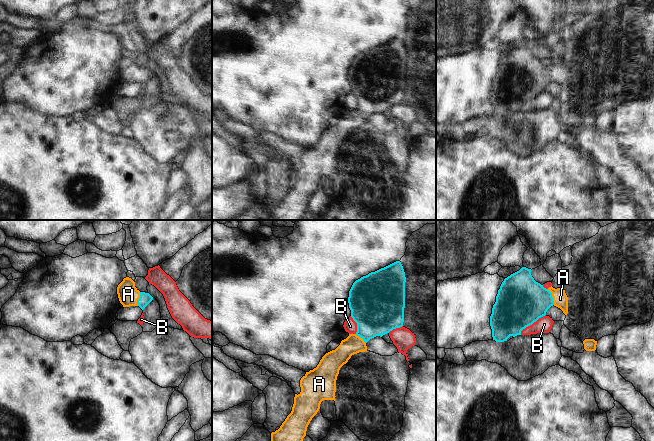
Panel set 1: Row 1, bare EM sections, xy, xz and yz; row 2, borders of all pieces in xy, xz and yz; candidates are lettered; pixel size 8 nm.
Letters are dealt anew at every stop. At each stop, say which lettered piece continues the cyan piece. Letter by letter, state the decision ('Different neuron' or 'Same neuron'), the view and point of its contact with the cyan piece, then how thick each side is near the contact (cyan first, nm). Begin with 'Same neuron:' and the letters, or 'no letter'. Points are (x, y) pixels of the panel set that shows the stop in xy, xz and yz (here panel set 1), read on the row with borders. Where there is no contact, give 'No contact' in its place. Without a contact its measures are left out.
Same neuron: A
A: Same neuron. Touches cyan at yz (552, 297). Thickness 380 nm (cyan) against 120 nm
B: Different neuron. Touches cyan at yz (531, 324). Thickness 400 nm (cyan) against 130 nm.

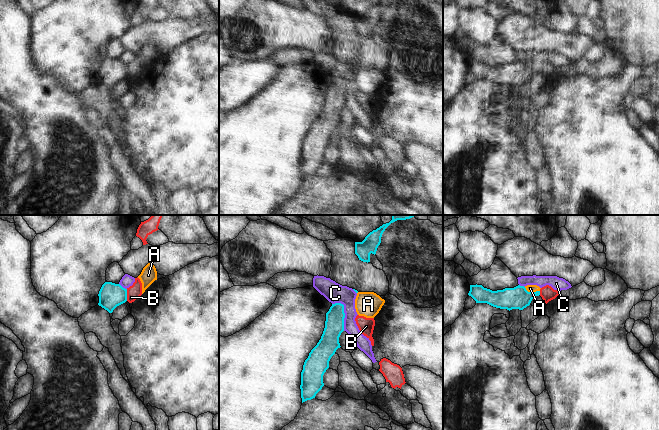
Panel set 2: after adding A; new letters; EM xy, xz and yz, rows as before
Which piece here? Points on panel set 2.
Same neuron: B
A: Different neuron. Touches cyan at yz (532, 292). Thickness 180 nm (cyan) against 60 nm
B: Same neuron. Touches cyan at xy (126, 295). Thickness 200 nm (cyan) against 110 nm
C: Different neuron. Touches cyan at xz (343, 312). Thickness 160 nm (cyan) against 160 nm.

